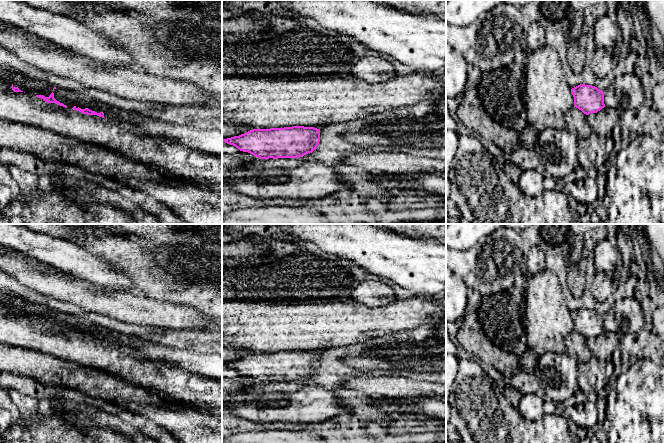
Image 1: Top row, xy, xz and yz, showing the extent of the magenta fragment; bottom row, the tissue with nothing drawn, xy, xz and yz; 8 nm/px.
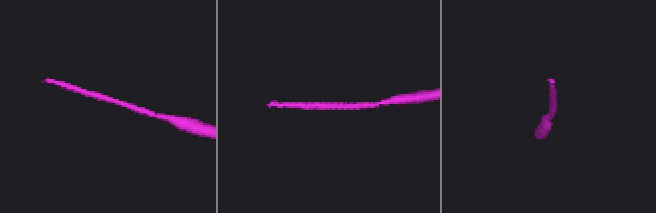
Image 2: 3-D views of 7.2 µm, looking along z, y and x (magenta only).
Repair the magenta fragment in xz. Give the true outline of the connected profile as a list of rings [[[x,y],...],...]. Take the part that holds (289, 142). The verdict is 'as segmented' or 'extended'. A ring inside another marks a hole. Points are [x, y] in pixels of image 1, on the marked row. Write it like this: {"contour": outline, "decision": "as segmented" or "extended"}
{"contour": [[[304,126],[253,129],[222,141],[260,159],[297,158],[316,150],[320,129]]], "decision": "as segmented"}

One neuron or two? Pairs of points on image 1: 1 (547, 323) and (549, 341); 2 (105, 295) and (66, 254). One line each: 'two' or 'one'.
1: one
2: two

